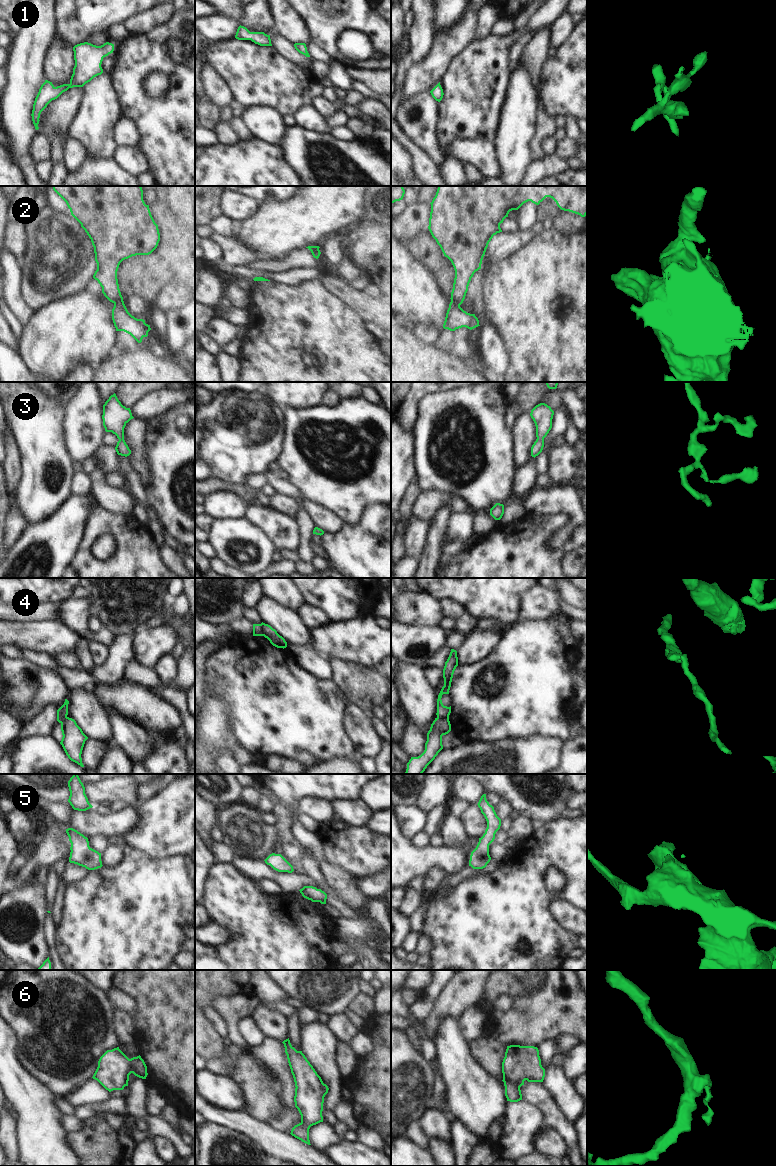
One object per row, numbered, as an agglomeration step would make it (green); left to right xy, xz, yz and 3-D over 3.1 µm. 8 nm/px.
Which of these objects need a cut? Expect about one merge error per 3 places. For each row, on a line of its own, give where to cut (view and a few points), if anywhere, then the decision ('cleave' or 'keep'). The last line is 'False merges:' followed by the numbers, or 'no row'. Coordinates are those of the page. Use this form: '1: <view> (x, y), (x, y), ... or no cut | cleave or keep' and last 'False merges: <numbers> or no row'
1: no cut | keep
2: xy (122, 300), (114, 303) | cleave
3: no cut | keep
4: xz (261, 623), (262, 635) | cleave
5: no cut | keep
6: yz (504, 1081), (511, 1080), (519, 1087) | cleave
False merges: 2, 4, 6

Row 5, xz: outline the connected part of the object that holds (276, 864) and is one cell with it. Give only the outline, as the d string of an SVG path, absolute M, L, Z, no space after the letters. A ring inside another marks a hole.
M272 853L264 861L278 872L292 873L294 871L293 866L281 854Z

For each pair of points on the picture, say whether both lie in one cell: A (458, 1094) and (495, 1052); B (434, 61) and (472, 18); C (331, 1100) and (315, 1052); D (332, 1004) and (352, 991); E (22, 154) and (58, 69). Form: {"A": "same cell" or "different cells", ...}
{"A": "different cells", "B": "same cell", "C": "same cell", "D": "same cell", "E": "different cells"}

